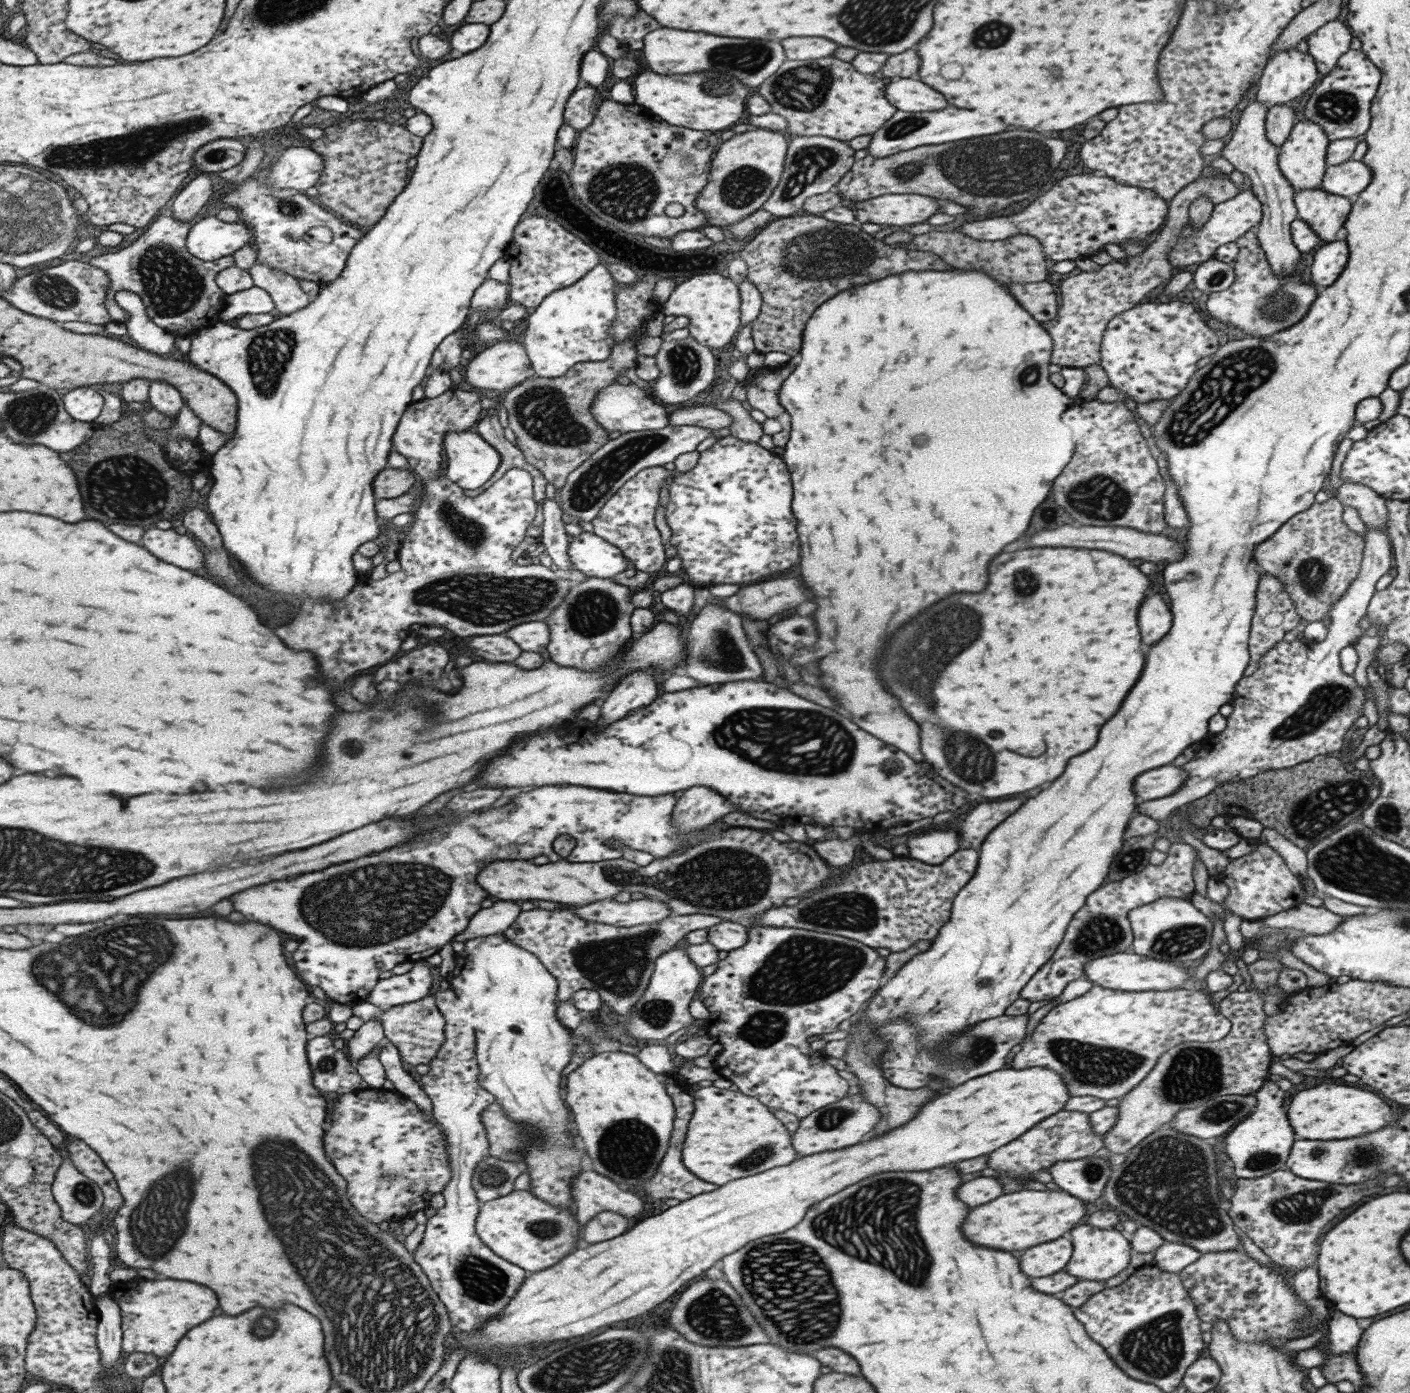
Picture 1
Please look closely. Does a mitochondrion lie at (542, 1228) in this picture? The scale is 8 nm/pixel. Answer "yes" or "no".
yes

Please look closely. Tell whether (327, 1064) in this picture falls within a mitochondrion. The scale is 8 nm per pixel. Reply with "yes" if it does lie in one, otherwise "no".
yes

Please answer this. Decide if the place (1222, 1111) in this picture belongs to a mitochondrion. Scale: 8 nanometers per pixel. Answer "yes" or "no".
yes

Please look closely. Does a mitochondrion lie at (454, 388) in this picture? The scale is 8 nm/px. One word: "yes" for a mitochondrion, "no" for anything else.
no

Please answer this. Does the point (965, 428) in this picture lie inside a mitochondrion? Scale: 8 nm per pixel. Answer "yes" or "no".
no

